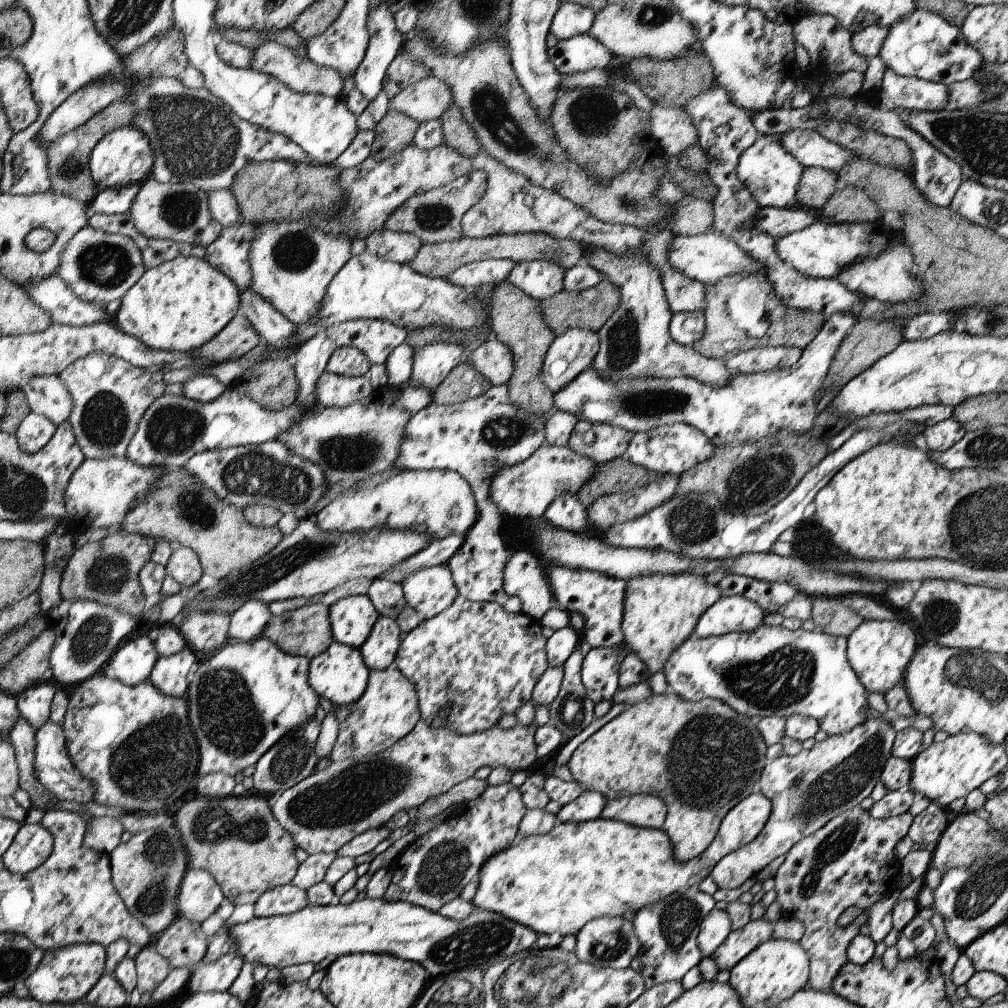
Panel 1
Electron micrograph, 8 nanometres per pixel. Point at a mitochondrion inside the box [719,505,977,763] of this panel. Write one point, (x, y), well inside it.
(941, 616)

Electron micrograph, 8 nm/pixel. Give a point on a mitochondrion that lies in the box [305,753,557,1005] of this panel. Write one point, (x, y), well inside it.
(482, 942)

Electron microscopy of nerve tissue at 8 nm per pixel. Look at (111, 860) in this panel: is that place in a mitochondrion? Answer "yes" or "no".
no

